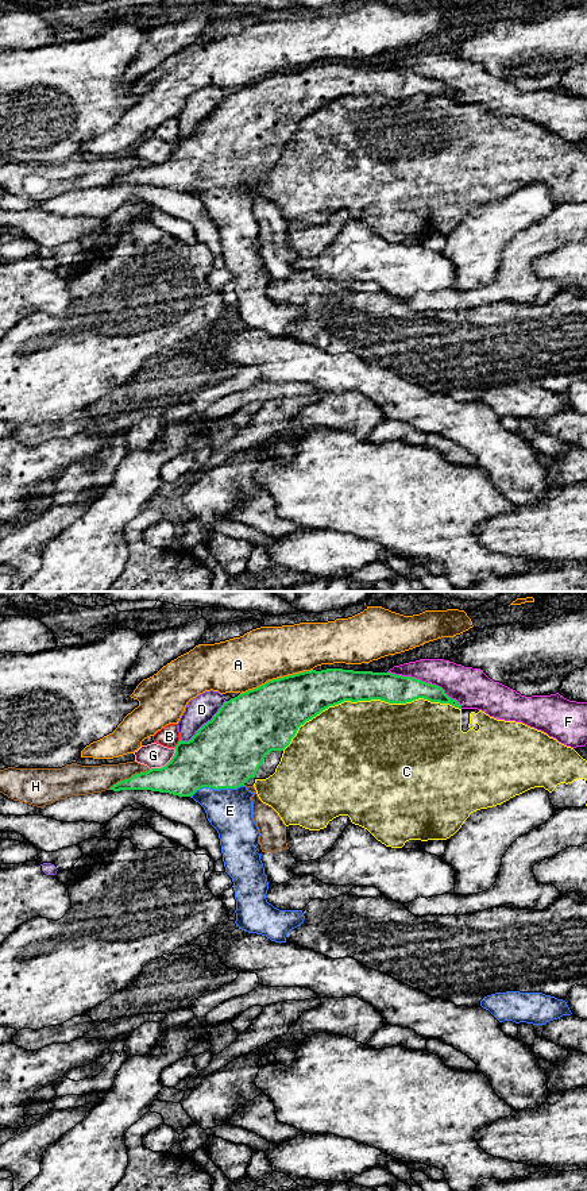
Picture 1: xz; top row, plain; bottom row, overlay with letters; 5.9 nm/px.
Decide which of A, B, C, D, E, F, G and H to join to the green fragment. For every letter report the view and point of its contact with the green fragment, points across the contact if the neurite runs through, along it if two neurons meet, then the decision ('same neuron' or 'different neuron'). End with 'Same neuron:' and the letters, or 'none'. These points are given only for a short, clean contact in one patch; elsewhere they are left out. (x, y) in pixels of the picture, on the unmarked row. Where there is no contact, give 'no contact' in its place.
A: contact xz (277, 73); different neuron
B: contact xz (178, 138); border xz (180, 134), (173, 142); different neuron
C: contact xz (369, 95); different neuron
D: contact xz (204, 119); different neuron
E: contact xz (217, 184); way xz (227, 146), (217, 161), (217, 184), (223, 189), (230, 205); same neuron
F: contact xz (425, 77); different neuron
G: contact xz (166, 160); different neuron
H: contact xz (130, 173); different neuron
Same neuron: E

